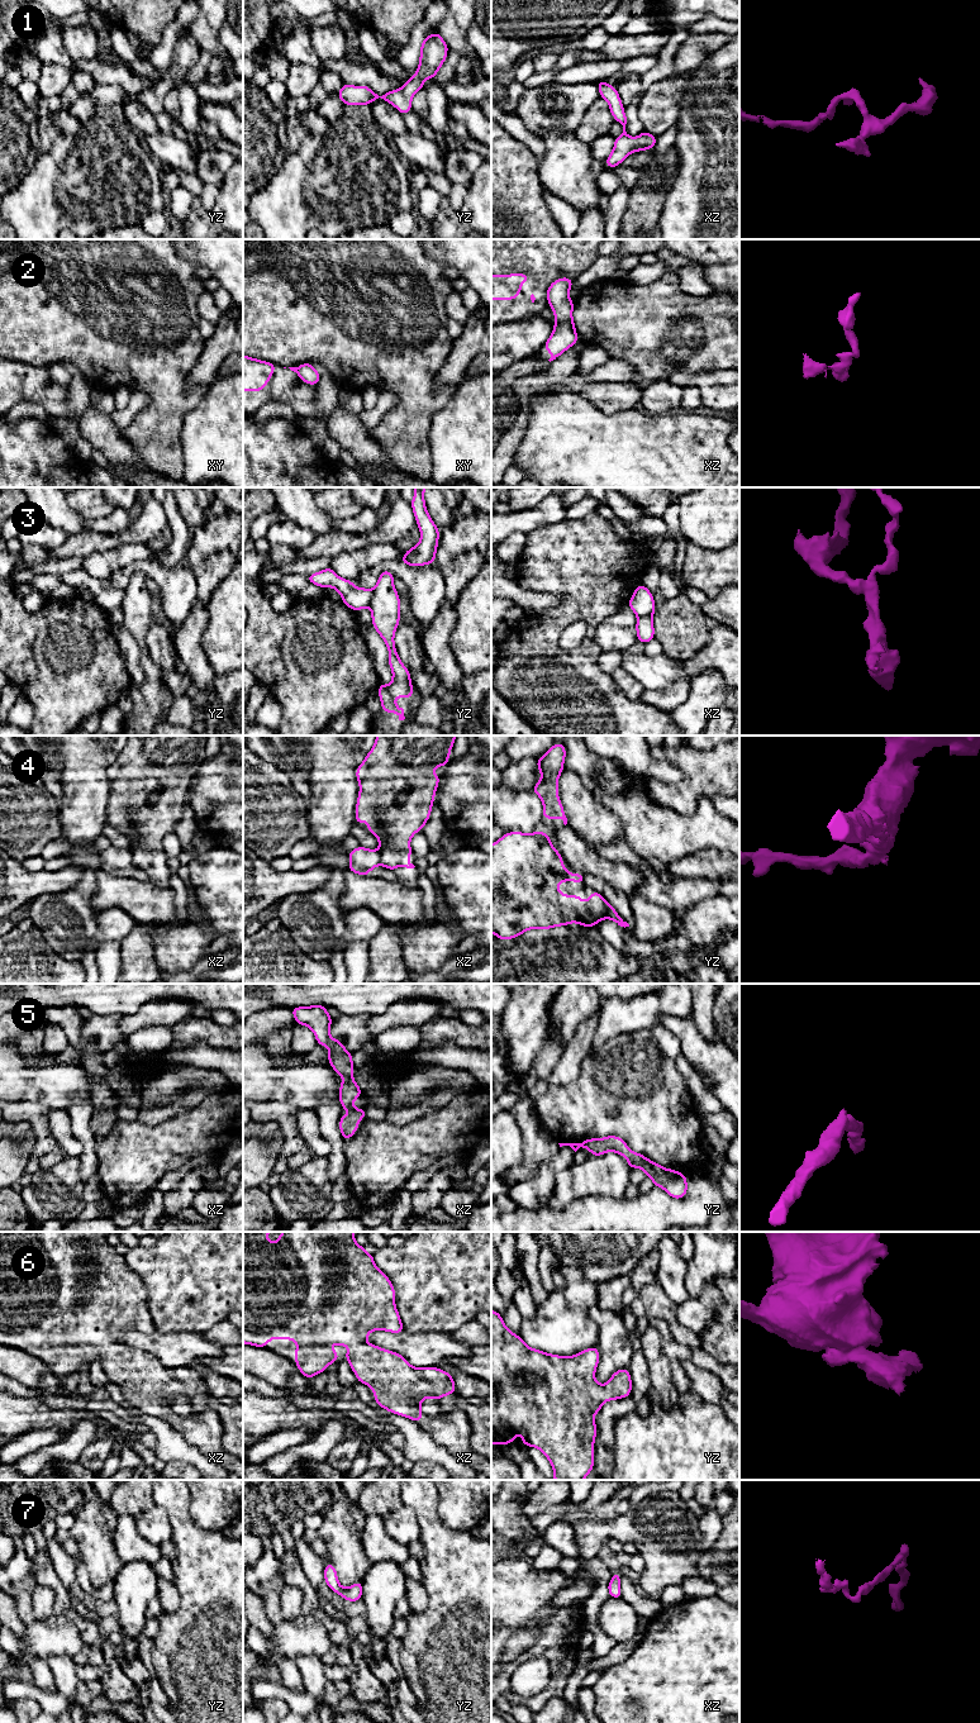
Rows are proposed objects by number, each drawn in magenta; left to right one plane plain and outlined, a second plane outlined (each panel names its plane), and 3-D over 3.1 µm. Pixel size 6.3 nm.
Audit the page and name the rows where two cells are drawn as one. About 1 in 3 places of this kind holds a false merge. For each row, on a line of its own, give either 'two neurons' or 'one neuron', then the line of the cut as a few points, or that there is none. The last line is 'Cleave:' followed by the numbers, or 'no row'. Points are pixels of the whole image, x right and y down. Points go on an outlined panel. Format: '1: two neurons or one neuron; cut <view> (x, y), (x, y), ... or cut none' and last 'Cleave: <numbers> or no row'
1: one neuron; cut none
2: two neurons; cut xy (296, 369), (298, 372)
3: two neurons; cut yz (372, 590), (369, 605)
4: two neurons; cut xz (379, 852), (381, 864)
5: one neuron; cut none
6: one neuron; cut none
7: one neuron; cut none
Cleave: 2, 3, 4

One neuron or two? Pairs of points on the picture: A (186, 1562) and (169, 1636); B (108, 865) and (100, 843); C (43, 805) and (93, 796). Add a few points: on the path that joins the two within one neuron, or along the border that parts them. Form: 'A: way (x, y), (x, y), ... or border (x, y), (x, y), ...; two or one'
A: way (189, 1580), (189, 1616), (186, 1618); one
B: border (110, 845), (100, 852); two
C: border (60, 807), (55, 817); two

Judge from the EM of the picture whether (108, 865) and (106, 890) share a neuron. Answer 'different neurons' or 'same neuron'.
different neurons

